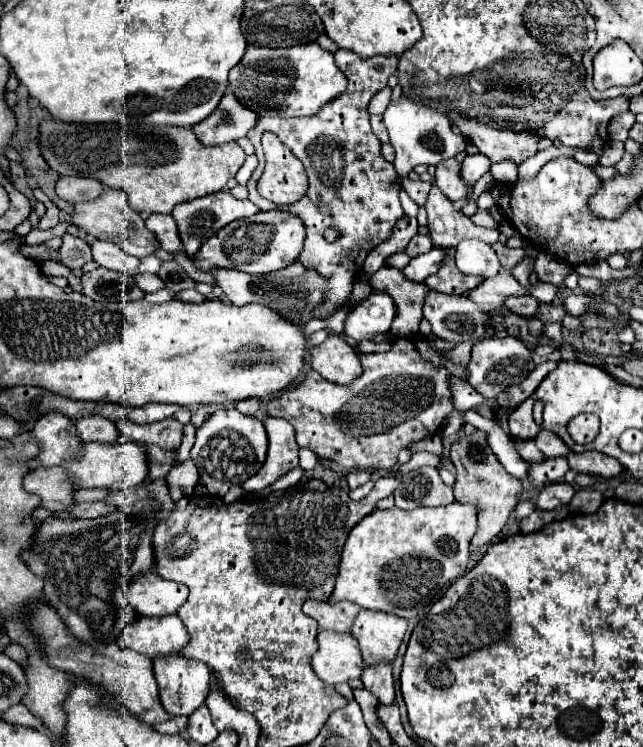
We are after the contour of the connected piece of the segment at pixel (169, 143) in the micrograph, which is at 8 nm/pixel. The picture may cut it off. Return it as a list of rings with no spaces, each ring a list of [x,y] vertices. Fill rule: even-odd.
[[[43,120],[39,124],[39,148],[45,162],[59,176],[97,178],[109,188],[123,190],[129,196],[131,208],[139,214],[171,214],[181,202],[219,192],[245,162],[245,152],[237,142],[205,146],[197,140],[193,130],[177,126],[127,128],[123,124],[67,124]]]

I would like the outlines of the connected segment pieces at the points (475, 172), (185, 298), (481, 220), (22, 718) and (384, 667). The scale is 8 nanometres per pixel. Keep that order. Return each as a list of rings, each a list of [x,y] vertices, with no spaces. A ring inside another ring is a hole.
[[[467,154],[467,158],[461,162],[461,180],[465,182],[465,186],[469,188],[469,192],[473,192],[475,182],[489,172],[491,160],[483,154]]]
[[[189,288],[189,290],[183,290],[183,292],[175,294],[175,300],[181,300],[181,302],[203,302],[205,296],[199,294],[195,288]]]
[[[487,210],[473,214],[473,216],[471,216],[471,220],[473,220],[477,226],[485,226],[485,228],[497,228],[495,218],[493,218],[493,216],[491,216]]]
[[[23,704],[11,706],[11,708],[3,714],[3,720],[11,722],[11,724],[21,724],[21,726],[29,726],[29,728],[43,730],[43,724],[41,724],[41,722],[23,706]]]
[[[389,662],[367,666],[361,674],[361,680],[367,690],[371,690],[381,704],[393,704],[395,700],[395,680]]]

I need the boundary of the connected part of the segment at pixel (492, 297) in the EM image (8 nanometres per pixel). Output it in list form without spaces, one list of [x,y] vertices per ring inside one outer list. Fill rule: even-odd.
[[[501,270],[497,278],[483,280],[475,290],[469,290],[463,296],[477,302],[479,306],[501,306],[505,294],[527,294],[509,270]]]

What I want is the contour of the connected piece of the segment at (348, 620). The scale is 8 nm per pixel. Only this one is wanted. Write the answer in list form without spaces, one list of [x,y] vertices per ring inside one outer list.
[[[307,600],[303,604],[303,612],[319,622],[319,628],[349,632],[353,618],[359,614],[359,606],[353,602],[317,602]]]

